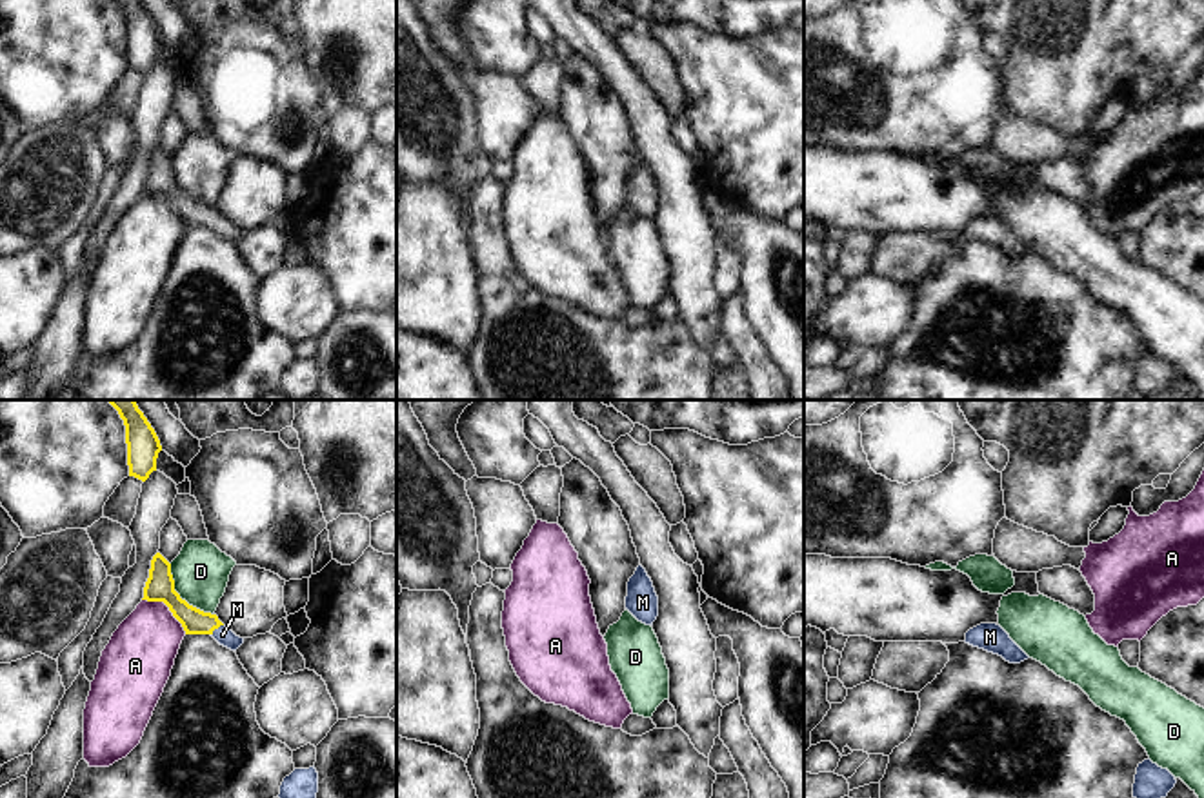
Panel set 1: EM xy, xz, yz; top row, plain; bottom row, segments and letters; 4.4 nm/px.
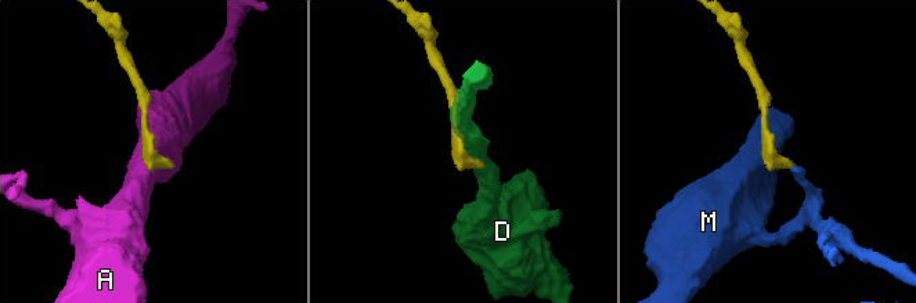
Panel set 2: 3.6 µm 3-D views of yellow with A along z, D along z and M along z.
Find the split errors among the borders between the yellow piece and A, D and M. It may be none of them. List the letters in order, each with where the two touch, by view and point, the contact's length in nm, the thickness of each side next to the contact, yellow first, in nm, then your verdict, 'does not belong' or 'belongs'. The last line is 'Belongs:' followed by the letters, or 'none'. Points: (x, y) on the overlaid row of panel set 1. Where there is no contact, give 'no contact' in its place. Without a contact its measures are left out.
A: xy (168, 606) | 260 nm | 130/300 nm | does not belong
D: xy (179, 597) | 300 nm | 130/240 nm | does not belong
M: xy (215, 628) | 80 nm | 120/80 nm | belongs
Belongs: M

